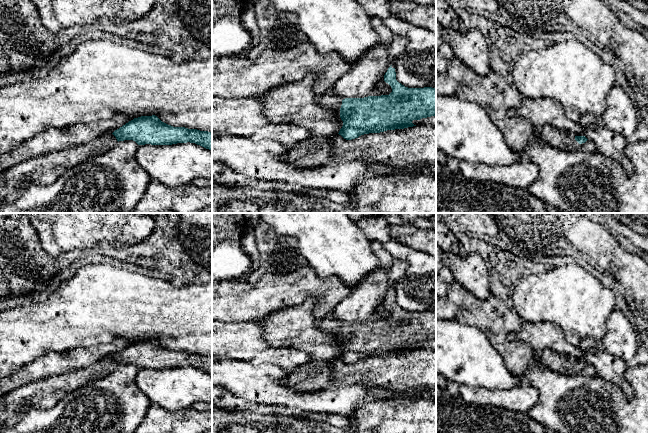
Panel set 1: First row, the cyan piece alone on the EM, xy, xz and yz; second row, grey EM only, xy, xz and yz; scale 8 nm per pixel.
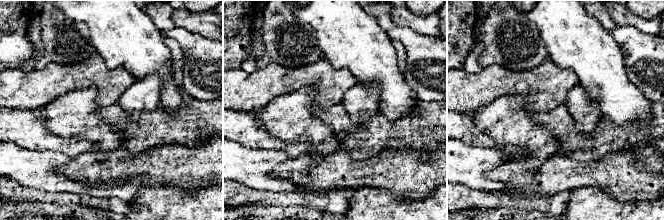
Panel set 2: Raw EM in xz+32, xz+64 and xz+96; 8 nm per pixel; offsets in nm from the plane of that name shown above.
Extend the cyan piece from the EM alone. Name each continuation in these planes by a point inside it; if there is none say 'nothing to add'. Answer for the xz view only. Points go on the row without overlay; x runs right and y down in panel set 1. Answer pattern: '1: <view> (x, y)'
1: xz (327, 325)

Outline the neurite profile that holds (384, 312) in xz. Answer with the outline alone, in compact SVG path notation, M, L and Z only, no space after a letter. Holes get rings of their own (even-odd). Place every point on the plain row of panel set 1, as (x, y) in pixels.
M384 300L377 306L375 313L377 313L381 319L389 319L392 316L391 310L384 305Z

